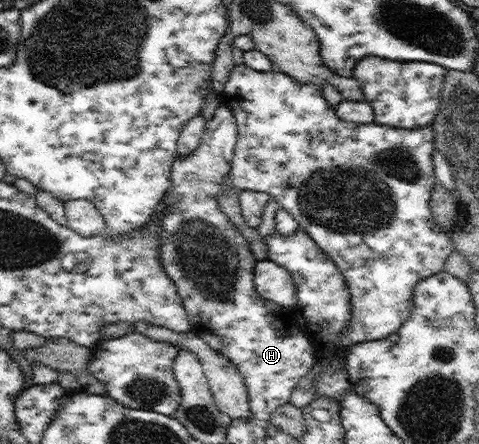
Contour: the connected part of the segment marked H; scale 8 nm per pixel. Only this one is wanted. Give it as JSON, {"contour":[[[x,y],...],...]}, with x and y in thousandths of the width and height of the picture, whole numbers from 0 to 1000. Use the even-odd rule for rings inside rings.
{"contour":[[[461,230],[443,268],[436,268],[411,333],[390,351],[370,347],[357,372],[357,426],[342,455],[347,486],[328,507],[336,529],[330,570],[344,613],[382,673],[401,743],[443,786],[495,822],[495,833],[511,854],[526,944],[555,950],[580,917],[603,905],[610,878],[658,820],[658,786],[641,745],[628,734],[620,696],[591,694],[551,673],[534,655],[528,628],[539,588],[514,536],[493,511],[486,489],[472,489],[459,468],[453,439],[482,383],[495,309],[489,257]]]}

